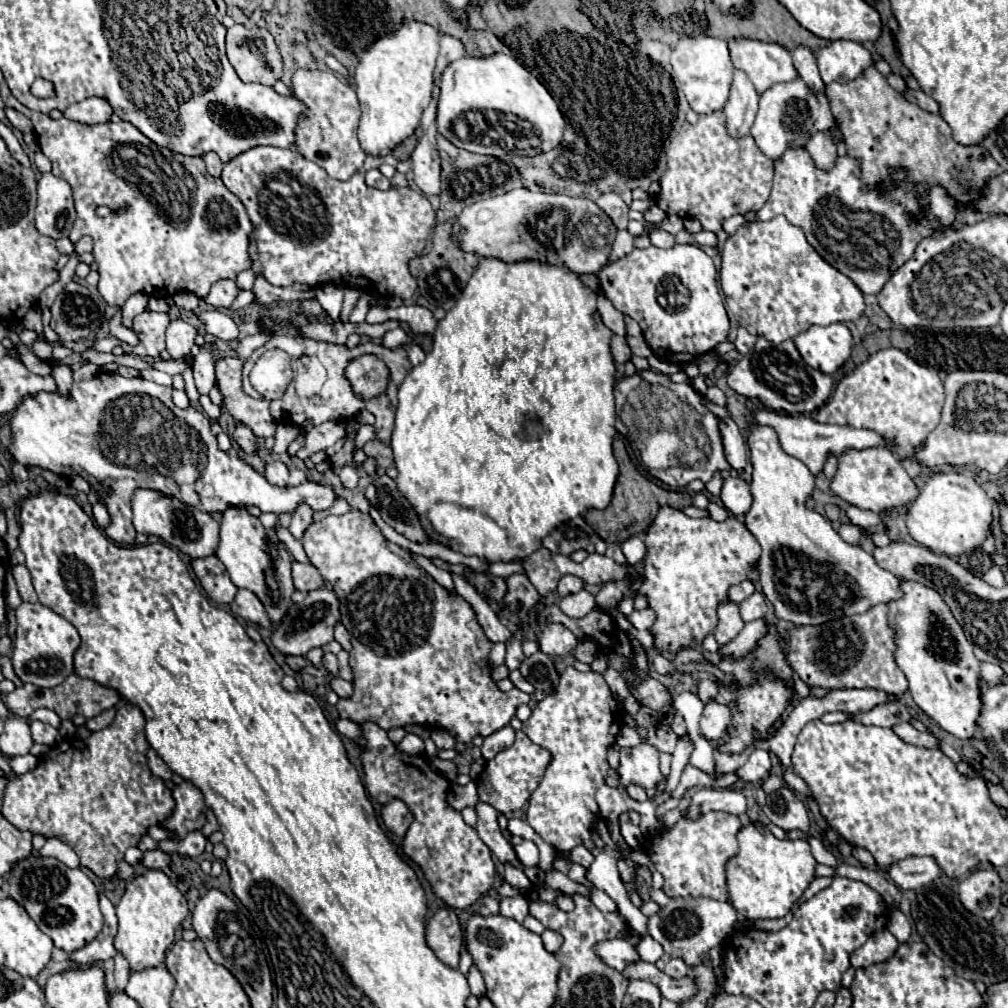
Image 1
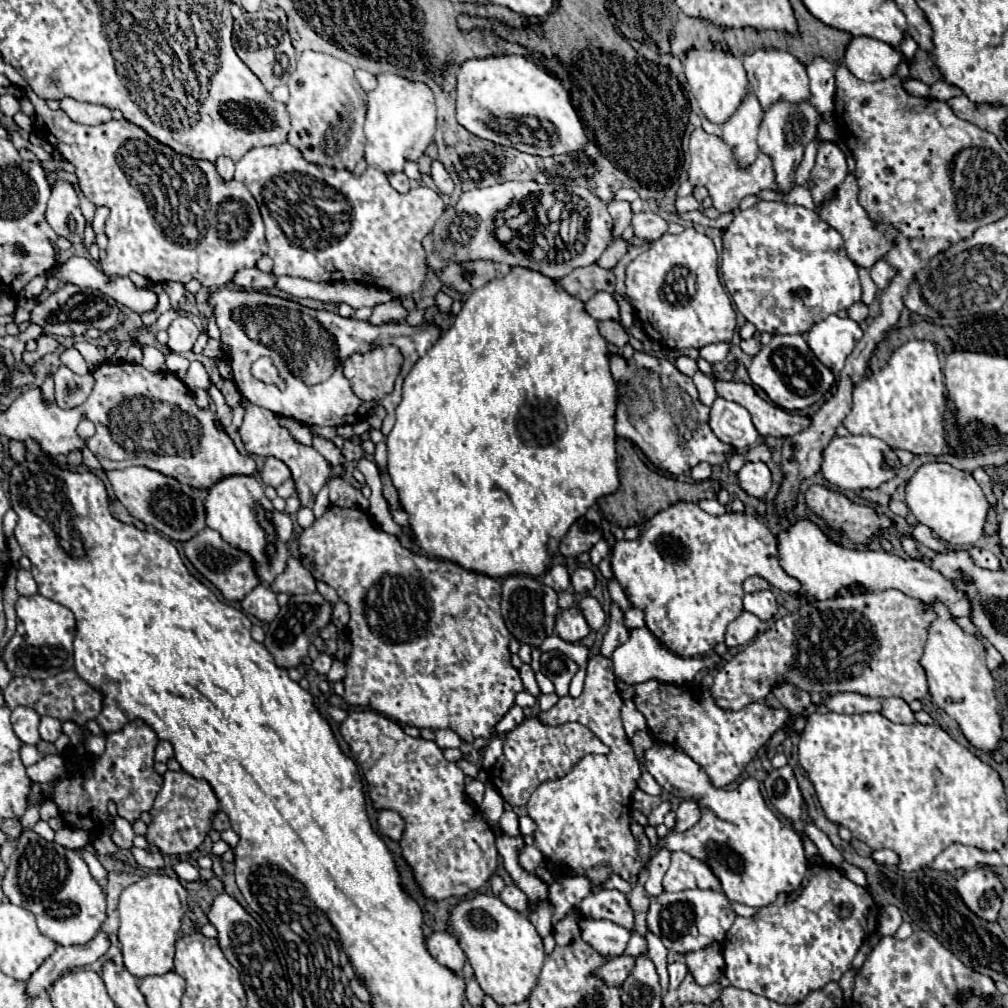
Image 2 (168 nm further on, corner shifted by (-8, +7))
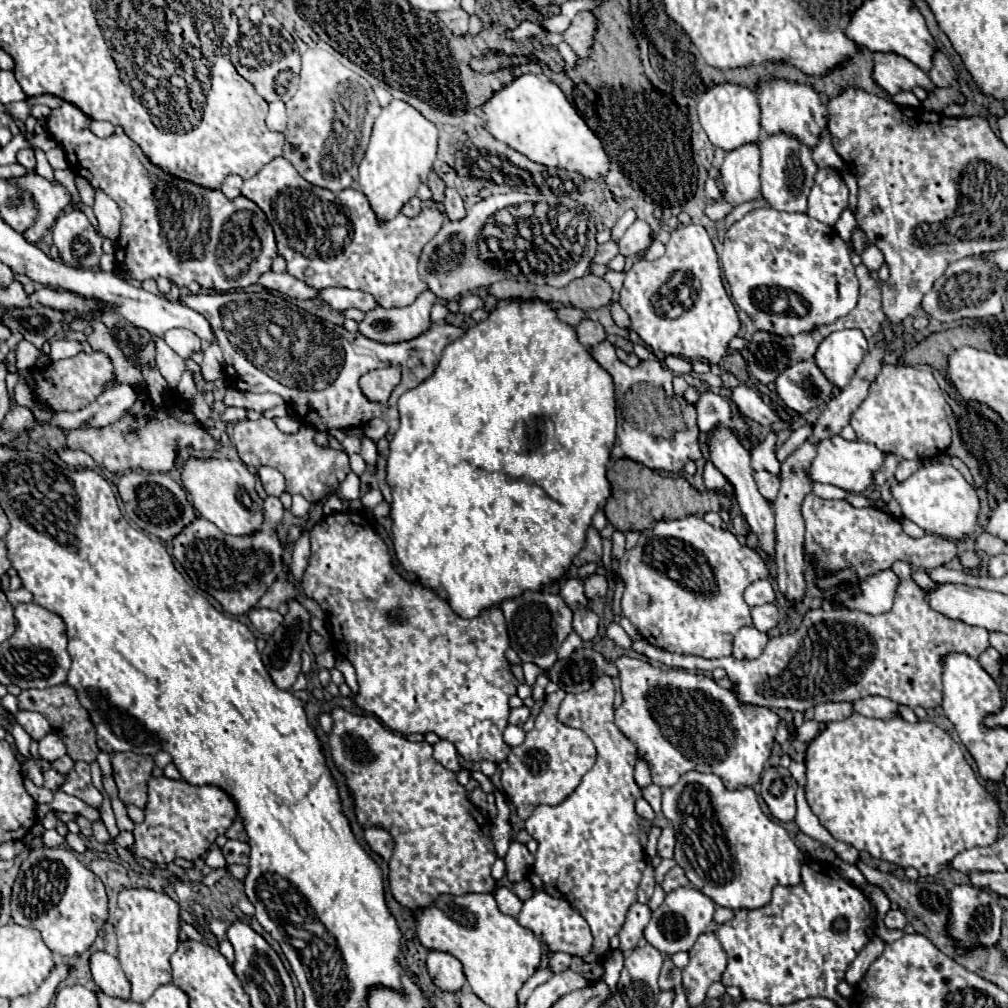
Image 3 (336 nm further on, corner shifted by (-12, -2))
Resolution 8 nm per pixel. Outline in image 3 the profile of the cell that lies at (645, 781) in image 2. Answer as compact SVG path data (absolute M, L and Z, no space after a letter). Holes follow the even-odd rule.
M650 784L646 788L642 788L642 796L648 800L648 804L654 808L654 812L660 812L660 796L662 796L662 788L656 784Z

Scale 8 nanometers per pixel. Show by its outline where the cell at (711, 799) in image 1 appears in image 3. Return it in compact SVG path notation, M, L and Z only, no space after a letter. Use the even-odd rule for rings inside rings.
M666 826L660 834L660 840L658 840L658 854L662 858L672 858L674 844L676 844L676 830L674 830L674 826Z

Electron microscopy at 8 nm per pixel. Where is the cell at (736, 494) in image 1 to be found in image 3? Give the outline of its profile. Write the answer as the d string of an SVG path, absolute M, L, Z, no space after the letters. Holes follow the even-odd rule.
M762 470L762 472L754 472L754 480L756 480L756 484L758 484L760 494L762 494L768 502L774 502L776 494L778 494L778 488L780 488L778 476Z

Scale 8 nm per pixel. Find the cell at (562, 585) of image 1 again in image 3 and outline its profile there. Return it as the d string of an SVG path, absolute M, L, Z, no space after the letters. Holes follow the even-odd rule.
M592 574L584 580L584 594L588 600L596 600L596 598L604 598L608 590L608 582L604 576L600 574Z

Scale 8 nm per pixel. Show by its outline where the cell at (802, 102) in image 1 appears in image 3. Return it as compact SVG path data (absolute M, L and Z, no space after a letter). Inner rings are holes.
M778 132L766 136L760 142L760 152L762 152L762 172L760 172L762 196L768 200L768 204L784 212L806 212L806 198L810 194L814 174L818 170L818 166L812 160L812 150L800 140L792 138L790 134Z

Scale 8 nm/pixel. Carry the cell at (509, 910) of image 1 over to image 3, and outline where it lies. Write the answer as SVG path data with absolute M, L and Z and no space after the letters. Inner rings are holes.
M498 888L496 892L496 902L498 902L498 908L508 914L508 916L518 916L520 910L522 910L522 900L508 888Z

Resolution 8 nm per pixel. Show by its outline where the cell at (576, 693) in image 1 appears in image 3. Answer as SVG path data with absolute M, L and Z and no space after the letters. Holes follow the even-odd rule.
M600 676L590 690L582 694L566 694L558 708L558 720L570 728L584 730L590 740L594 742L598 750L598 758L592 770L588 770L580 782L580 786L560 804L548 806L540 804L534 808L532 816L526 820L526 832L538 842L538 850L534 854L534 866L532 872L536 876L528 876L522 882L514 884L514 894L518 898L526 900L530 898L532 890L546 890L550 896L566 898L590 924L592 936L594 936L594 950L592 954L584 956L586 962L600 960L608 952L608 940L618 934L620 926L624 924L624 916L630 904L636 902L636 890L642 878L642 872L646 870L646 854L640 846L638 834L638 814L634 810L634 804L640 794L640 786L634 780L634 764L638 760L638 748L618 730L614 722L614 682L610 676Z

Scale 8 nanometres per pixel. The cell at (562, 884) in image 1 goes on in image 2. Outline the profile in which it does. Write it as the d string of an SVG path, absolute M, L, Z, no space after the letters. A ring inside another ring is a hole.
M648 931L648 953L650 953L650 959L654 961L656 965L656 971L658 971L660 987L662 990L662 999L668 991L668 971L666 971L666 947L662 945L662 941Z

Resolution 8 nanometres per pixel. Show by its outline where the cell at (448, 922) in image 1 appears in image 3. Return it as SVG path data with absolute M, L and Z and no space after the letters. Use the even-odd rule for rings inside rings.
M430 950L428 958L426 958L426 968L428 968L434 984L442 990L458 992L466 984L462 962L448 952Z

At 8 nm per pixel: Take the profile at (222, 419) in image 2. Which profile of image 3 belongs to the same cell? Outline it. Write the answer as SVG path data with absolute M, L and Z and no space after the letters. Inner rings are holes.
M226 408L222 414L222 420L228 424L236 424L236 422L246 418L246 412L248 412L246 408Z

